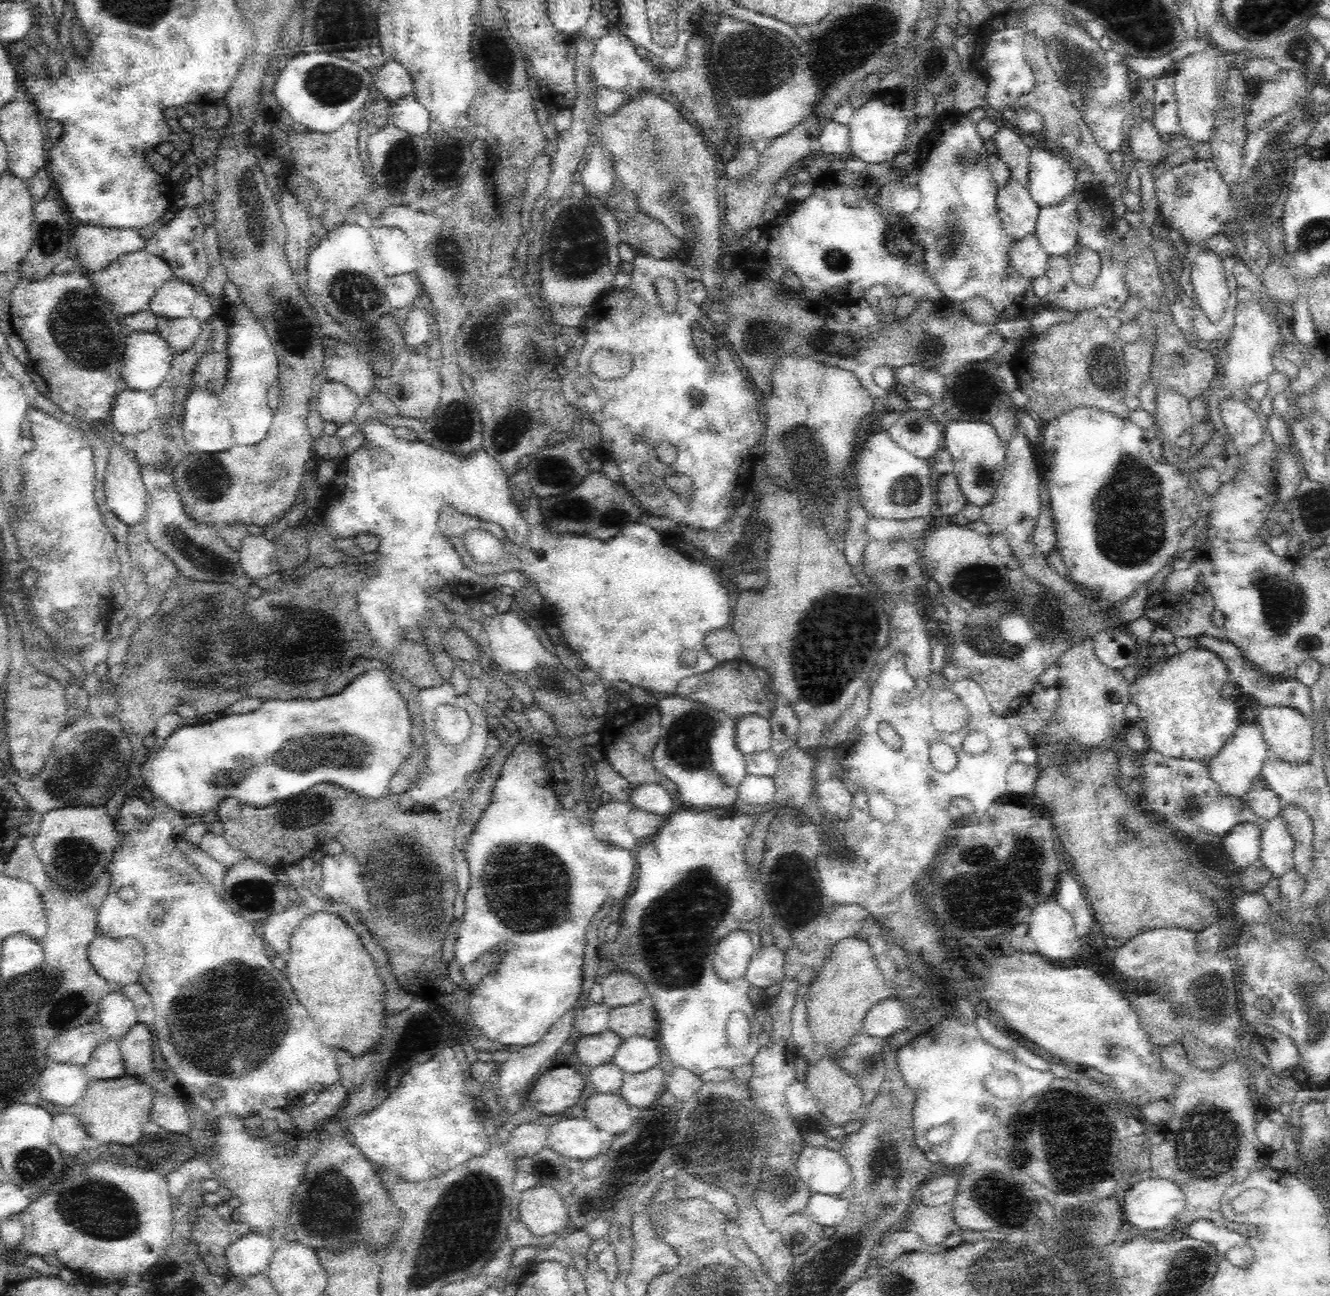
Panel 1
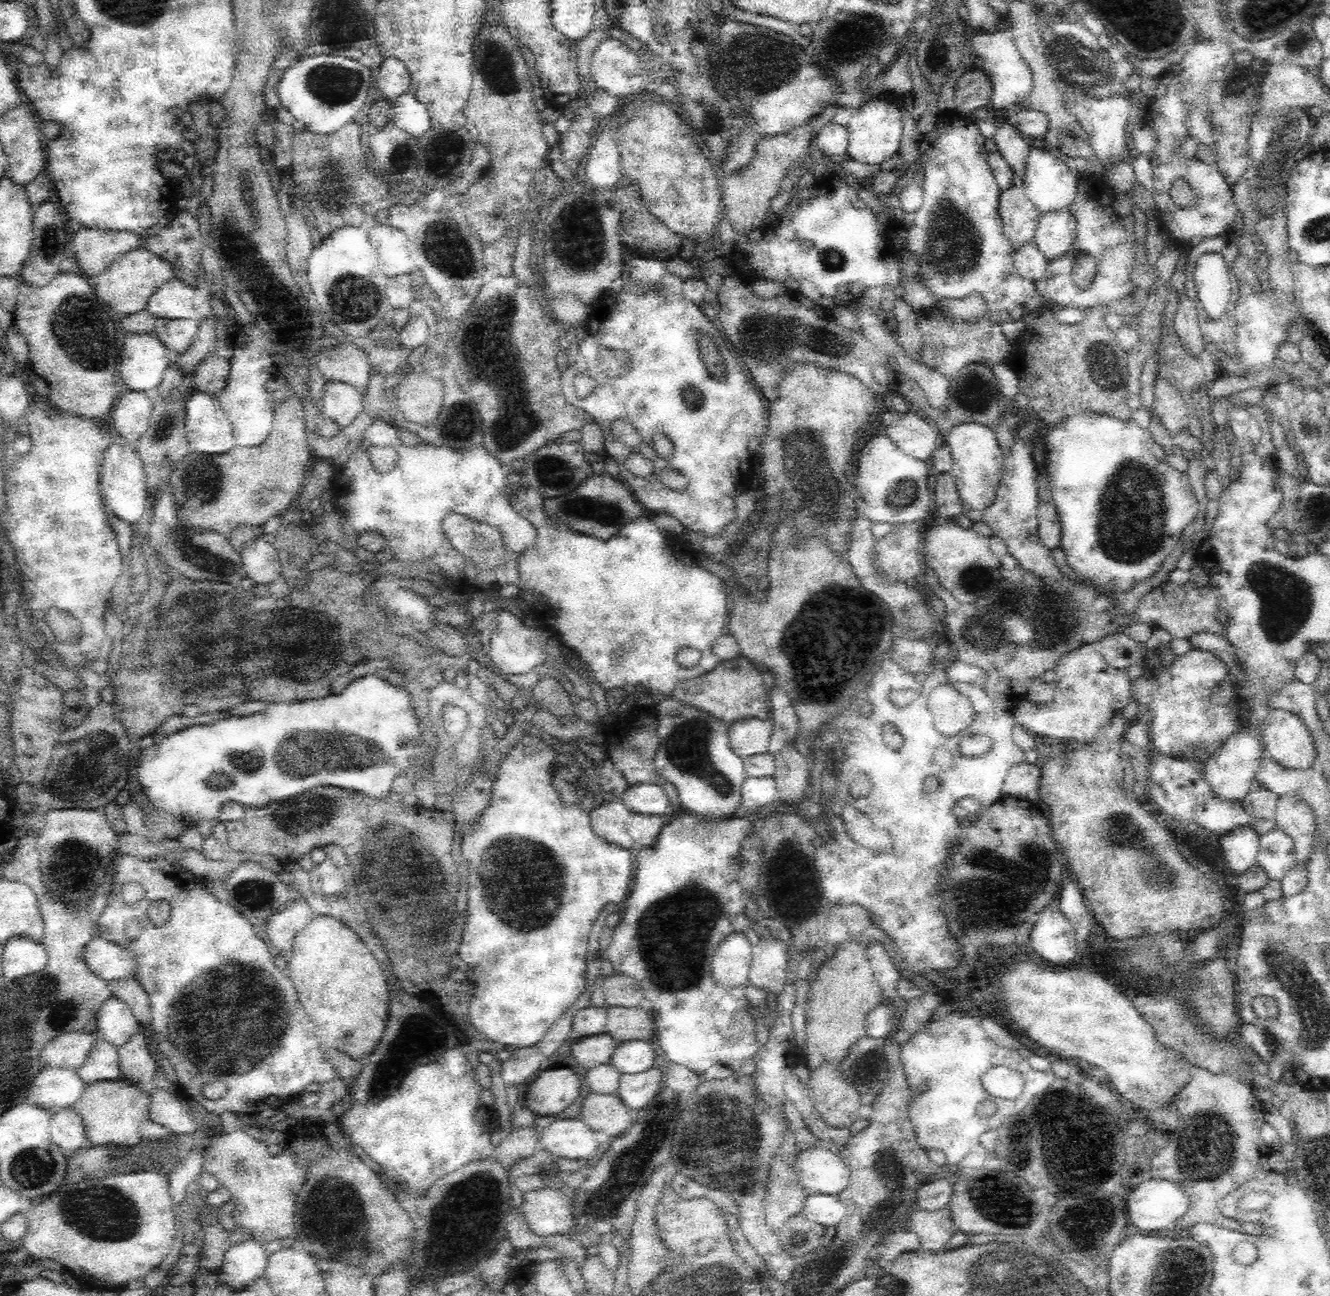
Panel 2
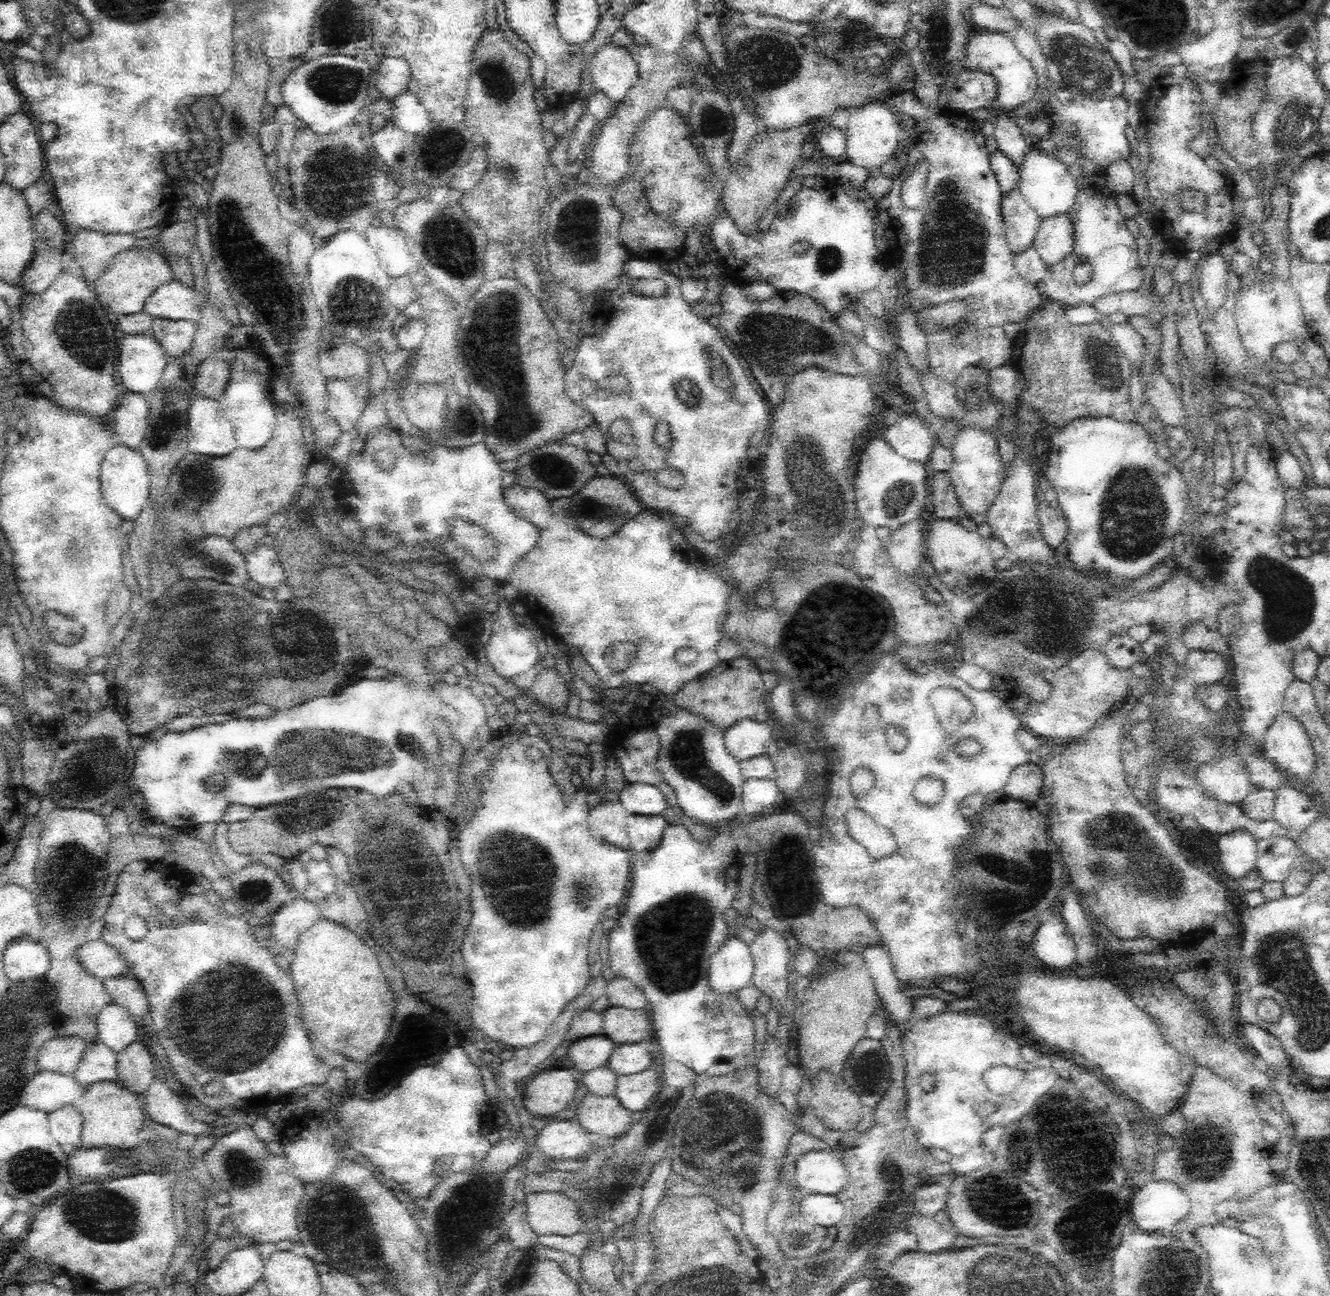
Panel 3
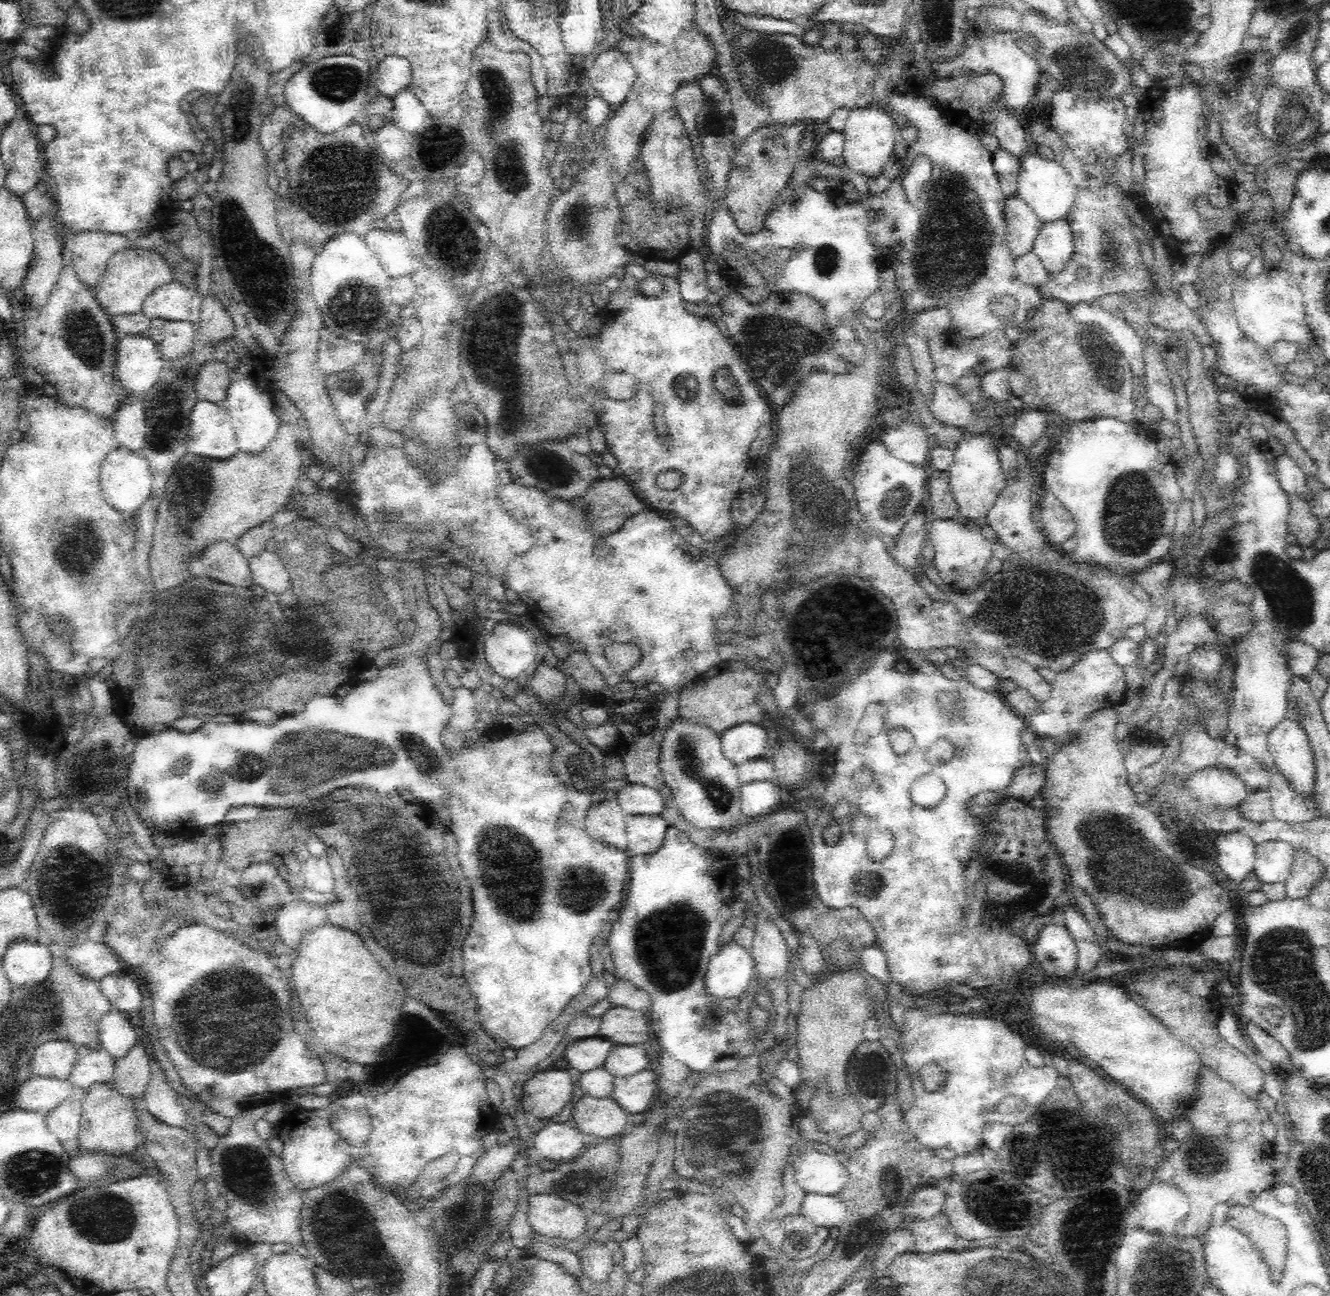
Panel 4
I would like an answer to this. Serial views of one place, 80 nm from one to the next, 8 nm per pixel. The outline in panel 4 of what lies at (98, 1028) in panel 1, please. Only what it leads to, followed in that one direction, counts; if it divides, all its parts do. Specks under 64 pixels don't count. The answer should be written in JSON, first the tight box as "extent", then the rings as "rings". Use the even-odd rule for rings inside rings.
{"extent":[31,1040,77,1080],"rings":[[[68,1040],[43,1042],[32,1054],[31,1076],[67,1080],[76,1062],[77,1047]]]}

